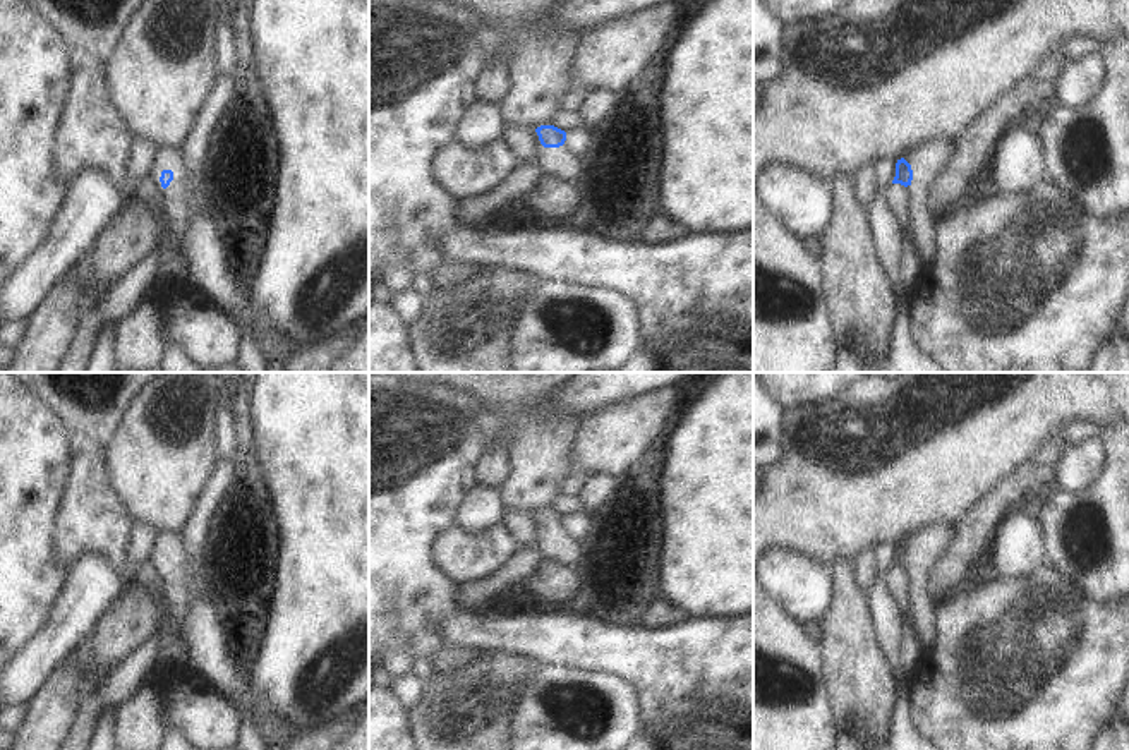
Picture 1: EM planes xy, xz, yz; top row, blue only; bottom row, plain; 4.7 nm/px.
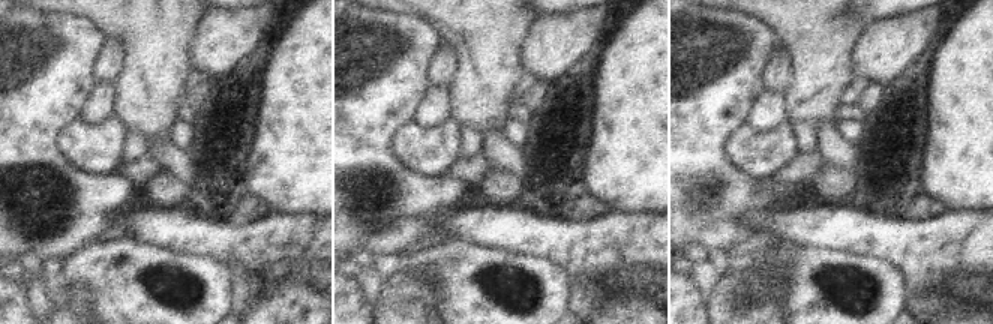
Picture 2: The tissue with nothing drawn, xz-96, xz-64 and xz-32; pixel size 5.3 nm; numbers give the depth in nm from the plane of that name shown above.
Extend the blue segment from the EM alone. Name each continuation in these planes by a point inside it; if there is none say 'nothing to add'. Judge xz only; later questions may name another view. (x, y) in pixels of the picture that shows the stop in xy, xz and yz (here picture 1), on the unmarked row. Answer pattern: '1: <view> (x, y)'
1: xz (560, 546)

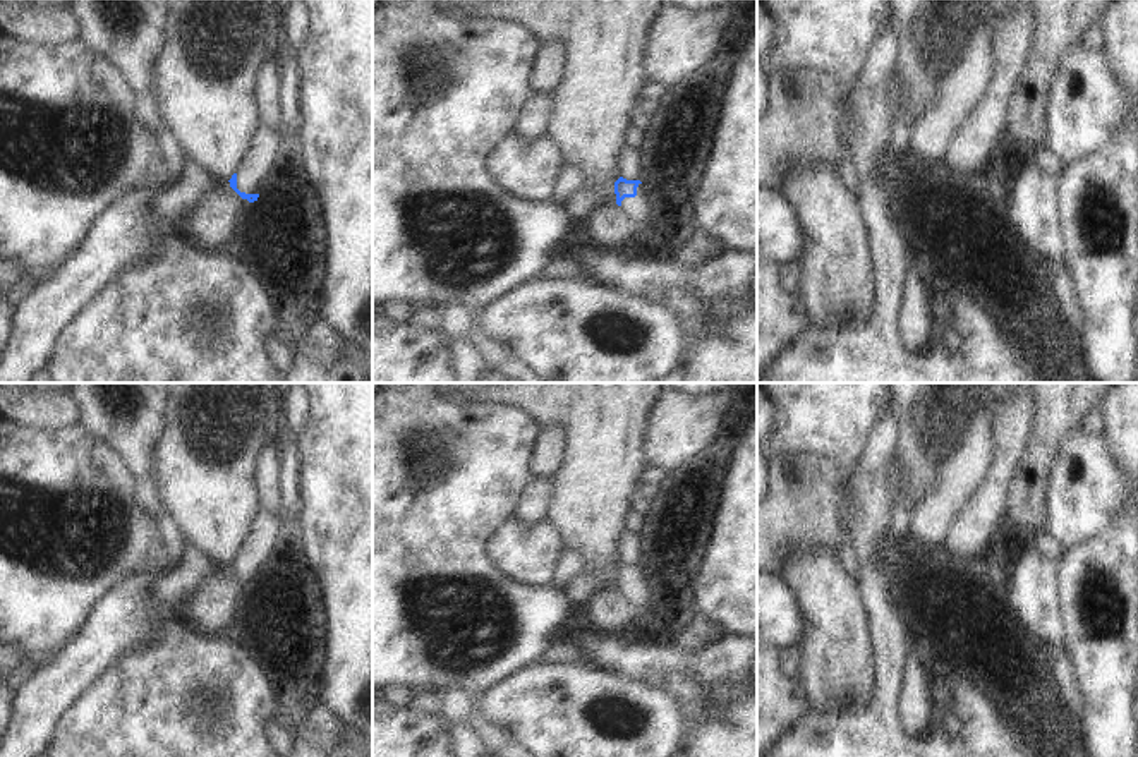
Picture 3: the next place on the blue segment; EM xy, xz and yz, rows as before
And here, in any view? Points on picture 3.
1: xy (251, 562)

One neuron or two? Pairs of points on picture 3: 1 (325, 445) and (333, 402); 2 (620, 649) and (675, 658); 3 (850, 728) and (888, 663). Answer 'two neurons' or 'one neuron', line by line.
1: one neuron
2: one neuron
3: one neuron

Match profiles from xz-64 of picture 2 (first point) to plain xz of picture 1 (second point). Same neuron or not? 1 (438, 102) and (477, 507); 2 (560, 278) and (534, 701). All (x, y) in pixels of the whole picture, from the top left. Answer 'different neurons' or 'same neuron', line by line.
1: same neuron
2: same neuron

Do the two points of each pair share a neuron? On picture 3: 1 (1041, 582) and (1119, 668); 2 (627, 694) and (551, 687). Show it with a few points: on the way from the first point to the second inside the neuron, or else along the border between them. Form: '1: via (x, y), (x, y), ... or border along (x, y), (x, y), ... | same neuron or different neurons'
1: border along (1054, 562), (1061, 629), (1066, 641) | different neurons
2: via (608, 694), (570, 694) | same neuron

